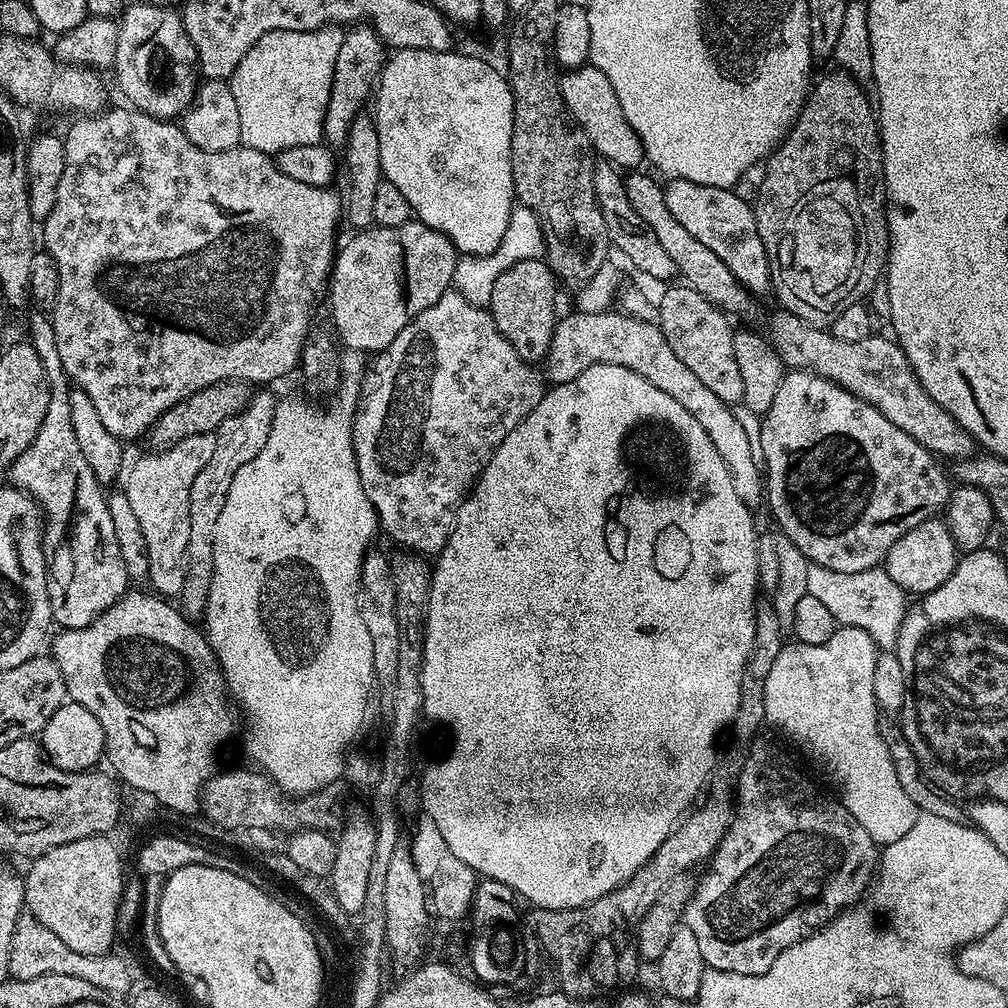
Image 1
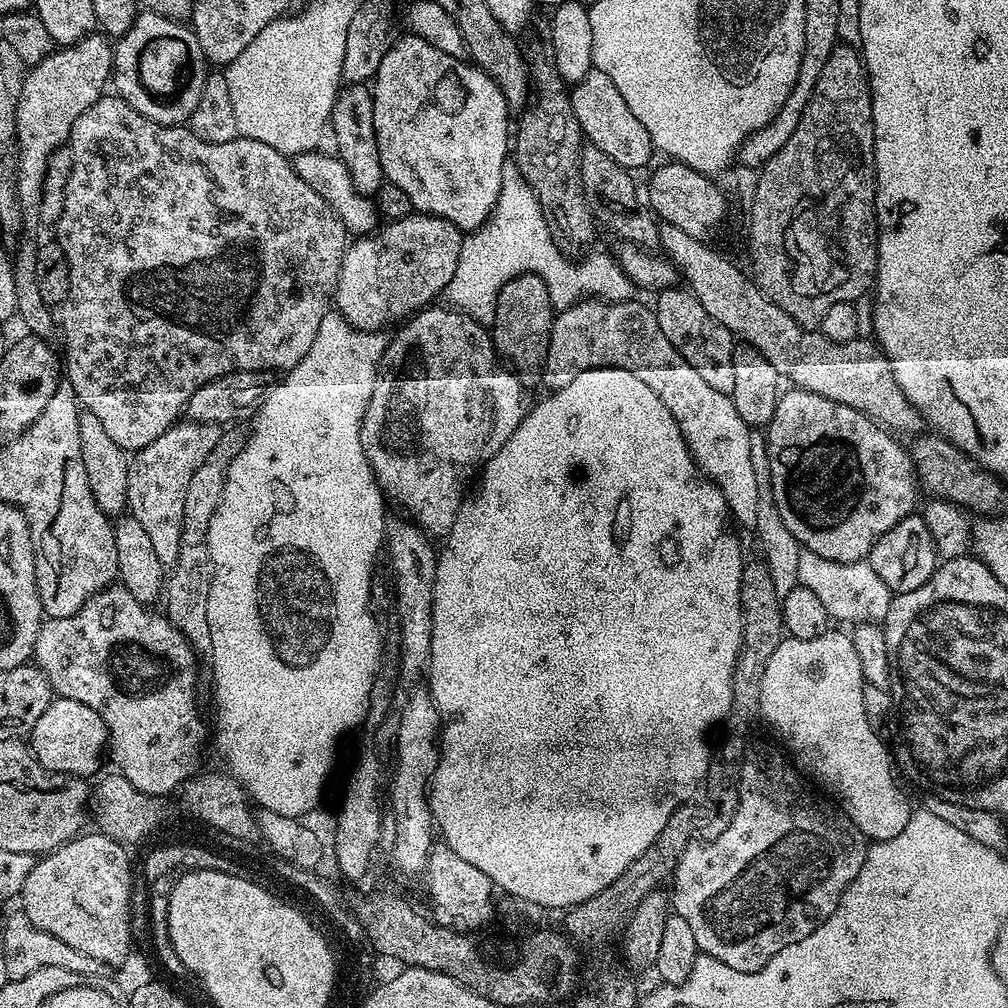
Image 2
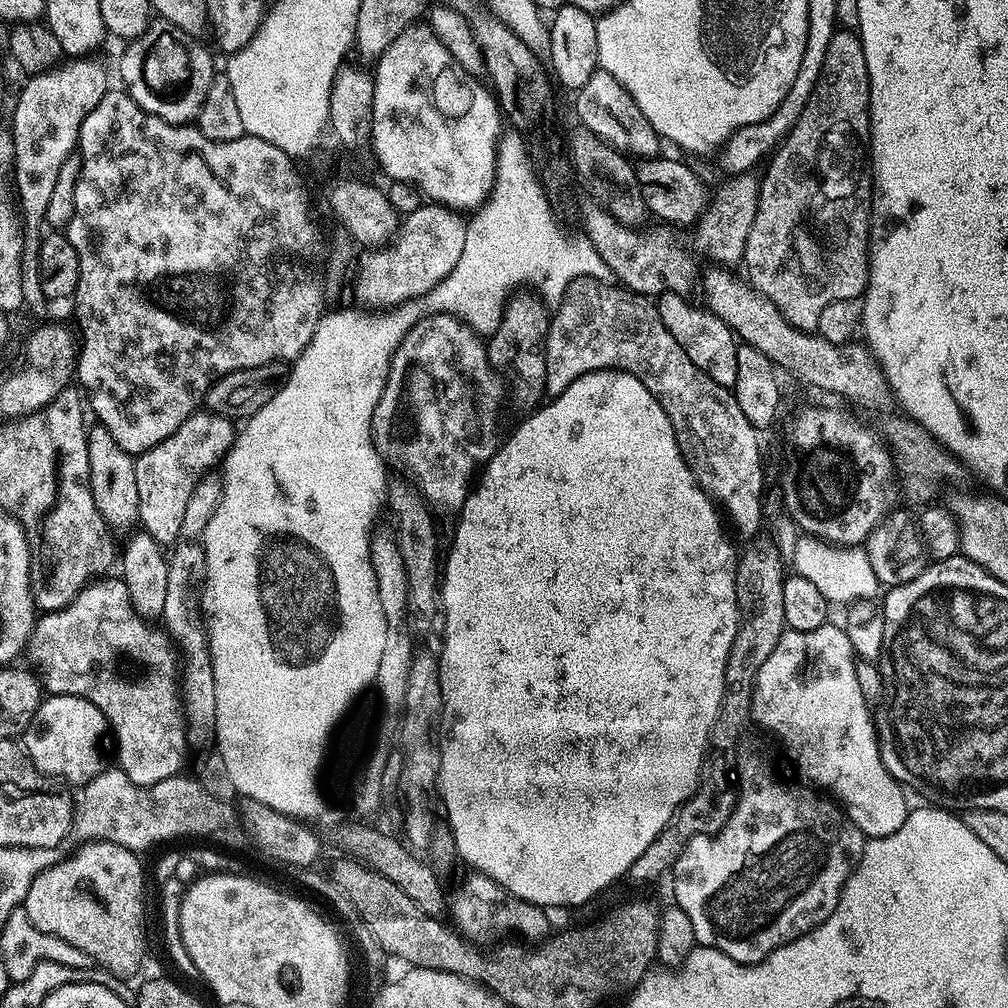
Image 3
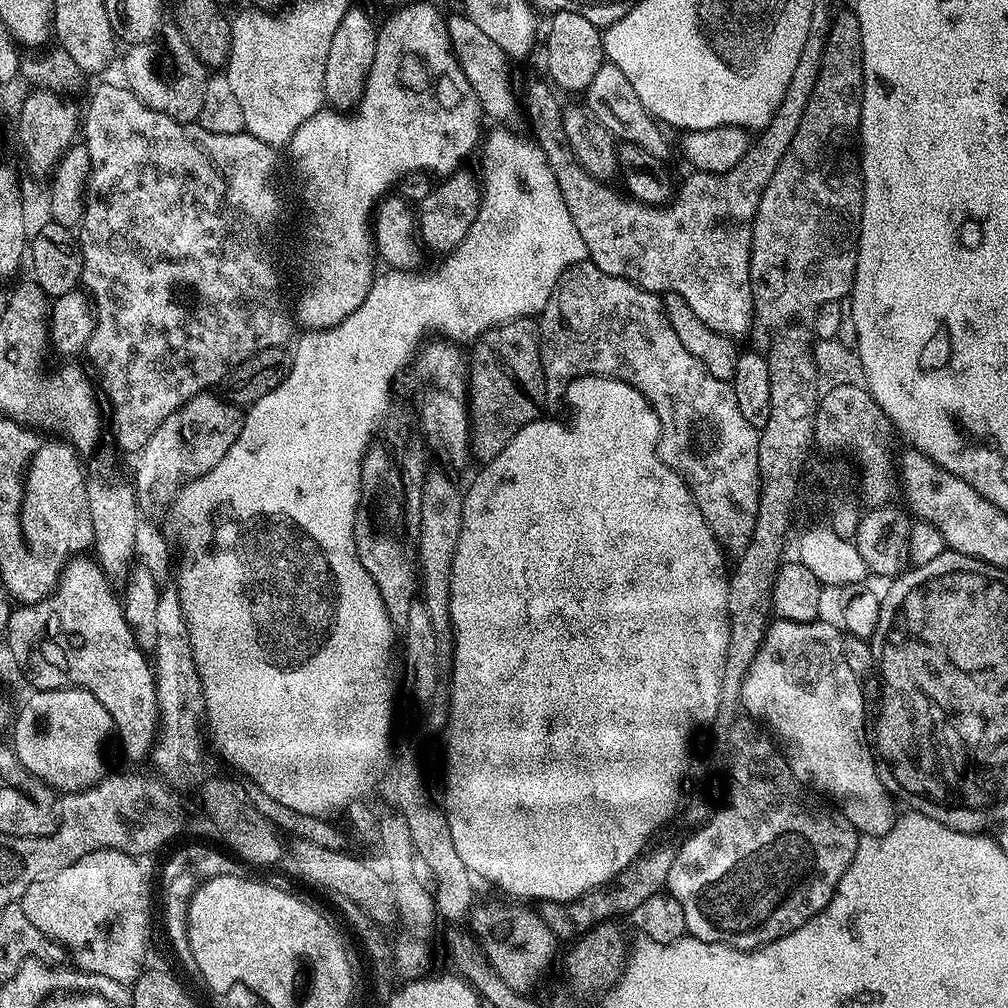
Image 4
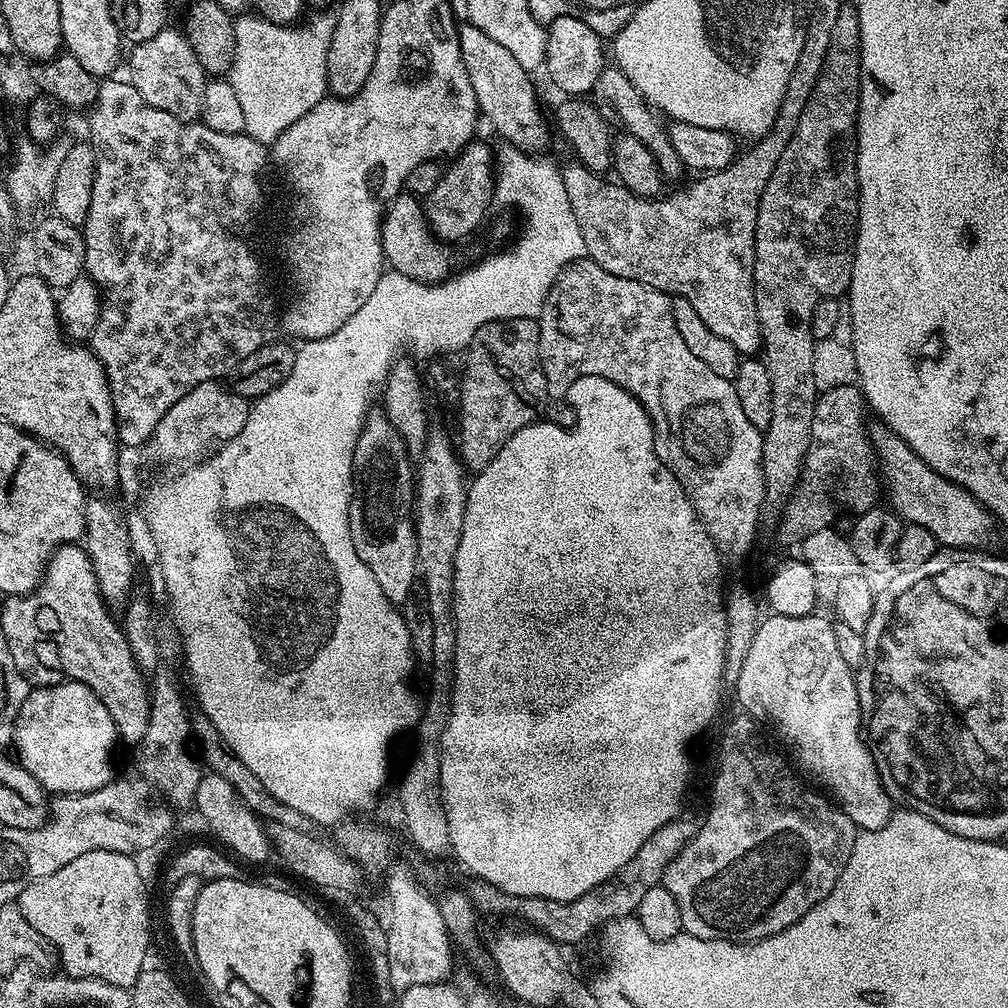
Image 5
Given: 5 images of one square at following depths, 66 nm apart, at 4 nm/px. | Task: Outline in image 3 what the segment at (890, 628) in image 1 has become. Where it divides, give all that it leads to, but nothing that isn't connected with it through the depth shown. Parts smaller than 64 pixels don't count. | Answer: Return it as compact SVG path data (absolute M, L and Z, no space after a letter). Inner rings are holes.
M802 534L799 535L795 552L790 560L794 563L795 573L814 583L822 596L832 604L836 602L850 604L861 599L873 599L877 595L876 590L879 591L880 588L877 575L870 565L869 556L860 546L828 544L816 536Z

